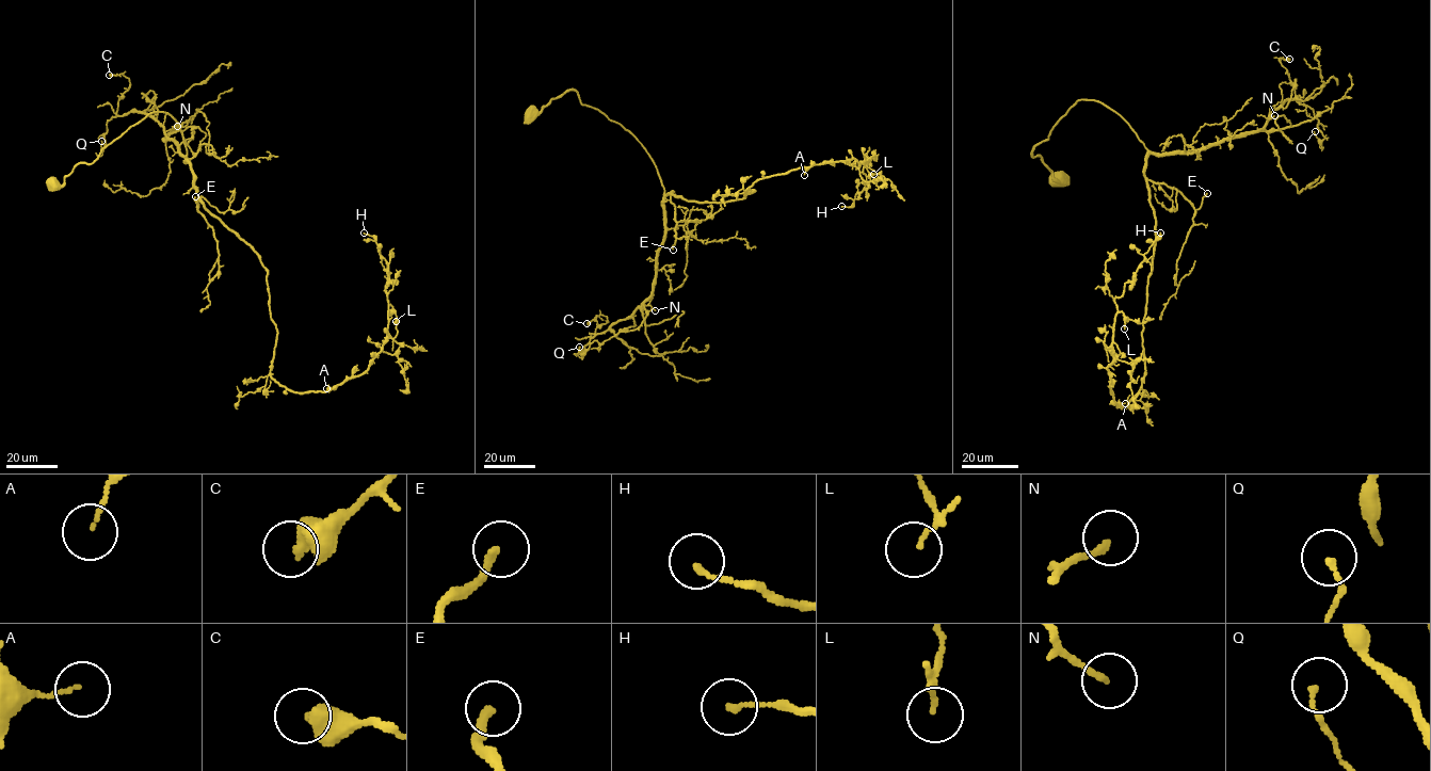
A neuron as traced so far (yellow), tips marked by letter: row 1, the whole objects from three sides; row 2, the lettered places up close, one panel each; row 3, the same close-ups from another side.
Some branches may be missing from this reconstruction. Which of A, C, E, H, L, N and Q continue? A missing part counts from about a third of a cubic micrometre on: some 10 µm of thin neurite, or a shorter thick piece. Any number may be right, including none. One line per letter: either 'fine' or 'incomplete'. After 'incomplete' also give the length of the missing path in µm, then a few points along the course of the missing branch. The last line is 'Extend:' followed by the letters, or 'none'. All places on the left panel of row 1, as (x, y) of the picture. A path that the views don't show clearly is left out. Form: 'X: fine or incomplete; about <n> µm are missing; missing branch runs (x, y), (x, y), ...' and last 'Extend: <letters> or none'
A: fine
C: fine
E: incomplete; about 30 µm are missing
H: fine
L: fine
N: incomplete; about 20 µm are missing; missing branch runs (177, 126), (197, 90)
Q: fine
Extend: E, N

